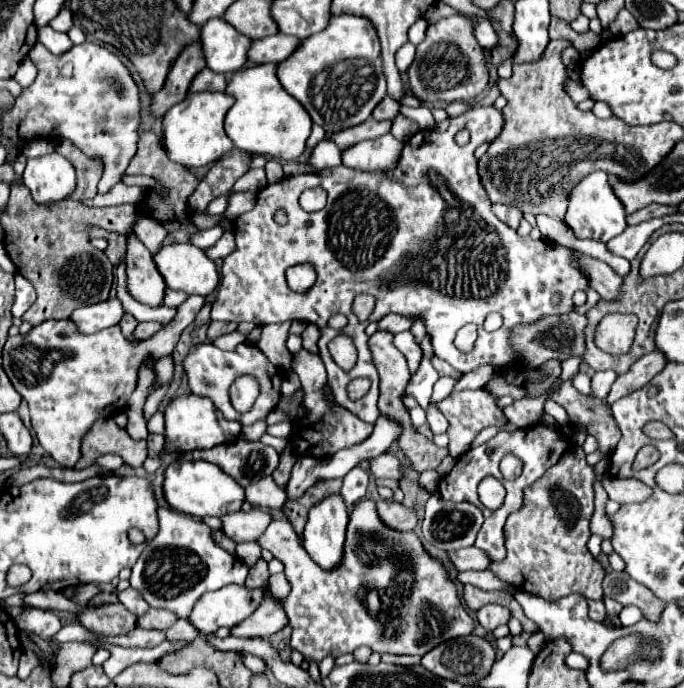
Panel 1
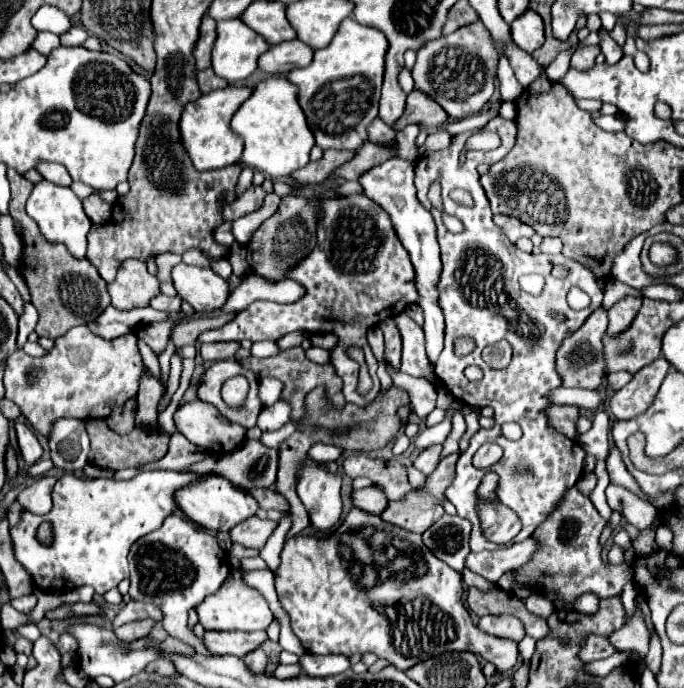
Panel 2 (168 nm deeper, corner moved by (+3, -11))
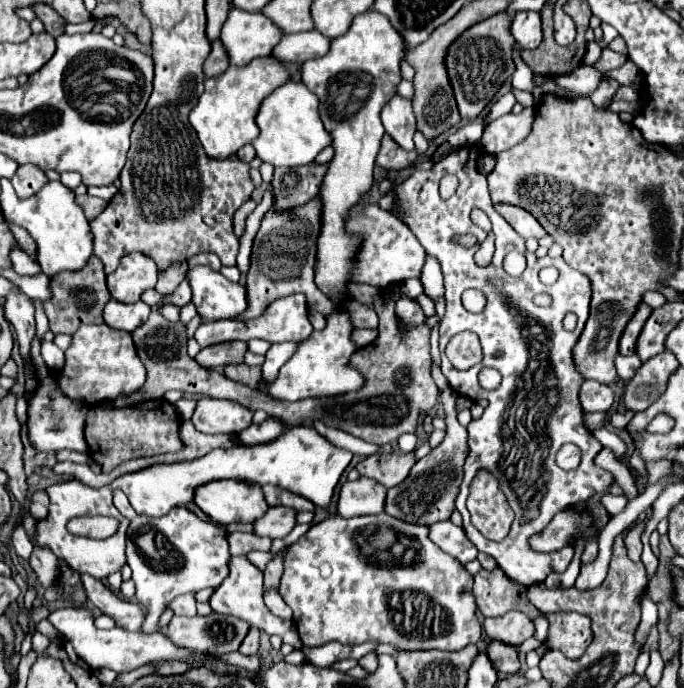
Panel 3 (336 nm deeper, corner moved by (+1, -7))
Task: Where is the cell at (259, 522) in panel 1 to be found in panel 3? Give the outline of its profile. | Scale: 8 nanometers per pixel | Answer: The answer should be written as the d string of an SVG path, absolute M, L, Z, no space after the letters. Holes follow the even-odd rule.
M286 506L268 508L268 512L254 522L254 530L258 536L270 538L284 538L296 526L296 510Z

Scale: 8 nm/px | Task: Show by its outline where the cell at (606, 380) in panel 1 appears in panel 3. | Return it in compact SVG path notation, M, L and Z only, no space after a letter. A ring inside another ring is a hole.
M618 354L616 356L616 370L618 370L618 376L620 380L628 382L632 380L632 376L636 374L636 370L642 366L642 360L638 354L632 354L632 356L622 356Z

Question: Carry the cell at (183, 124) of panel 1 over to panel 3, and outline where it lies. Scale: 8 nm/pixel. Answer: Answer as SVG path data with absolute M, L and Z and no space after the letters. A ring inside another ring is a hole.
M264 56L262 60L252 60L246 68L228 66L222 76L206 80L204 94L190 112L190 124L198 132L198 138L210 158L222 160L236 154L244 144L252 142L260 128L256 124L256 114L262 100L272 94L278 86L290 82L288 68L274 56Z

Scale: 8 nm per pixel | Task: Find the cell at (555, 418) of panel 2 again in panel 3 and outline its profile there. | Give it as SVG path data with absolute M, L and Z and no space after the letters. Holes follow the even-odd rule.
M596 412L596 414L586 414L586 416L584 416L584 424L586 424L590 430L602 428L604 422L606 422L606 412Z

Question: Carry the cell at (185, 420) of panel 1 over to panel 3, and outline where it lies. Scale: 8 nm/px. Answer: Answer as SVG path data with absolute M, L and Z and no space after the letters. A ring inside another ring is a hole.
M202 398L194 410L192 424L204 434L238 434L252 424L252 412L232 400Z

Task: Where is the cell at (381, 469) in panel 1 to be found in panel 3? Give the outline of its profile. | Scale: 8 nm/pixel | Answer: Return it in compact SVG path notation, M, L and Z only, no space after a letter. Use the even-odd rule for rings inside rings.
M390 452L382 456L368 456L356 468L360 476L368 476L386 488L392 488L410 474L410 468L414 466L414 462L416 462L414 452L408 452L408 454Z

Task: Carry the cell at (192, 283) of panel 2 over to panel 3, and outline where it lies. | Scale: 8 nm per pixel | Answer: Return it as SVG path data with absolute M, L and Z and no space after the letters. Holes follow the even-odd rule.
M206 266L190 268L186 276L194 292L192 302L202 318L226 320L246 312L248 298L244 286L230 282L220 272L214 272Z

